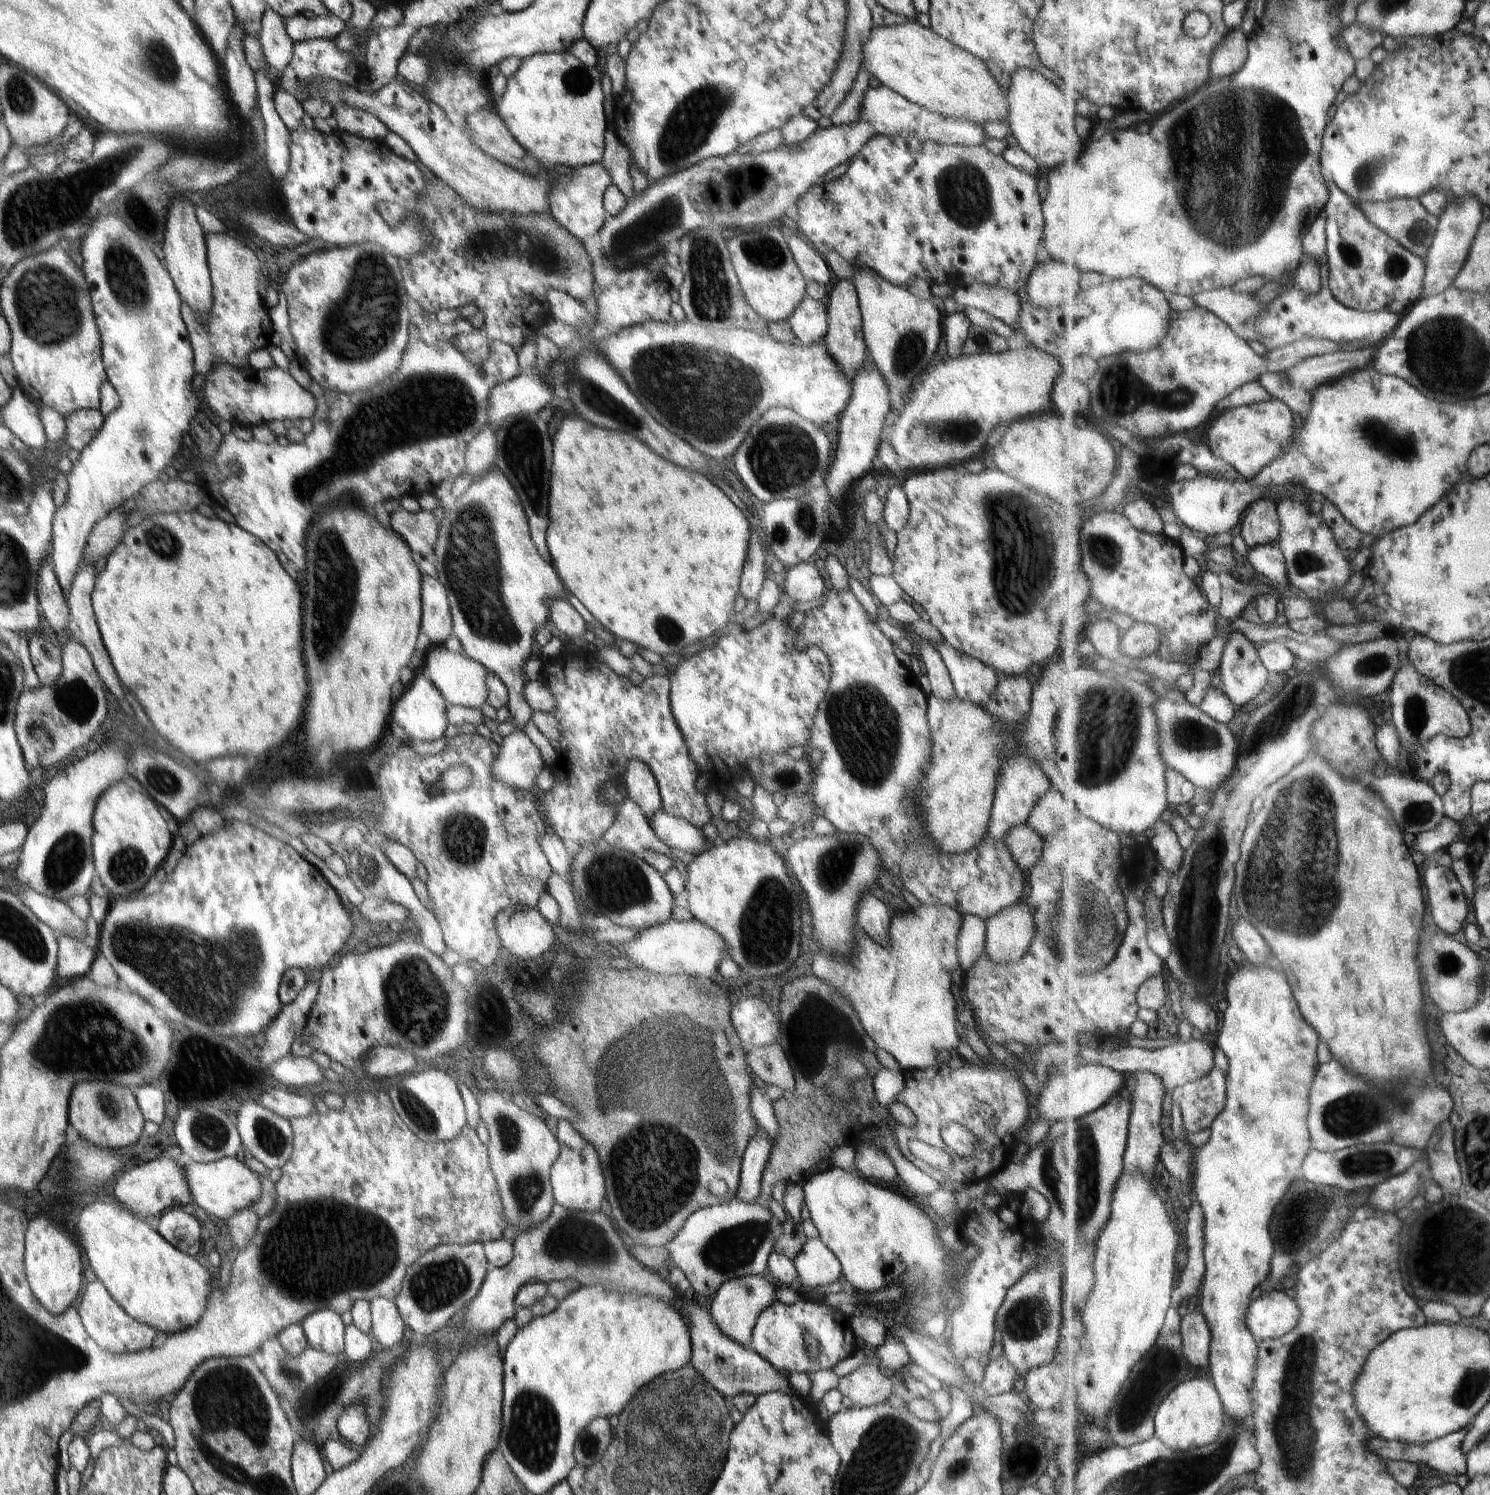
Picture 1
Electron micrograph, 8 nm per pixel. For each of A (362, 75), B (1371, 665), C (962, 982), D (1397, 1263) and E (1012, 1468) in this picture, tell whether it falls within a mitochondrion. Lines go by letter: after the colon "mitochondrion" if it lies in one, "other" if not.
A: other
B: mitochondrion
C: other
D: other
E: other

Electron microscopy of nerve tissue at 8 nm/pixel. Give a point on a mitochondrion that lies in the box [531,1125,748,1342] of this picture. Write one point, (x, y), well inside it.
(570, 1241)

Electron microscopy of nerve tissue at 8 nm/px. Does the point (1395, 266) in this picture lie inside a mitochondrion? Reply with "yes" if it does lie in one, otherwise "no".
yes

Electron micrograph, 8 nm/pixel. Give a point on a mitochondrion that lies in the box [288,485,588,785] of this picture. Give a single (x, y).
(471, 561)

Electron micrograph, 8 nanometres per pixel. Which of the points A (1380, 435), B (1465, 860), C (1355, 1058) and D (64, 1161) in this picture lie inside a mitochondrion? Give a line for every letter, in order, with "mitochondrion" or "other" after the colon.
A: mitochondrion
B: other
C: other
D: other

